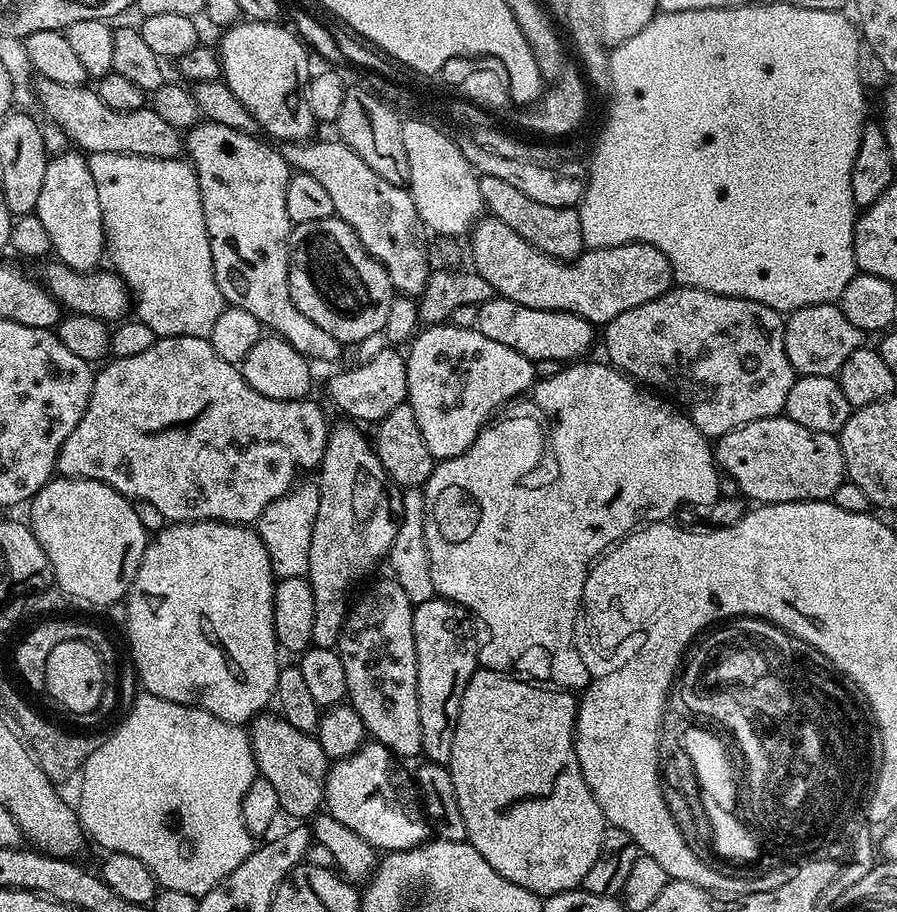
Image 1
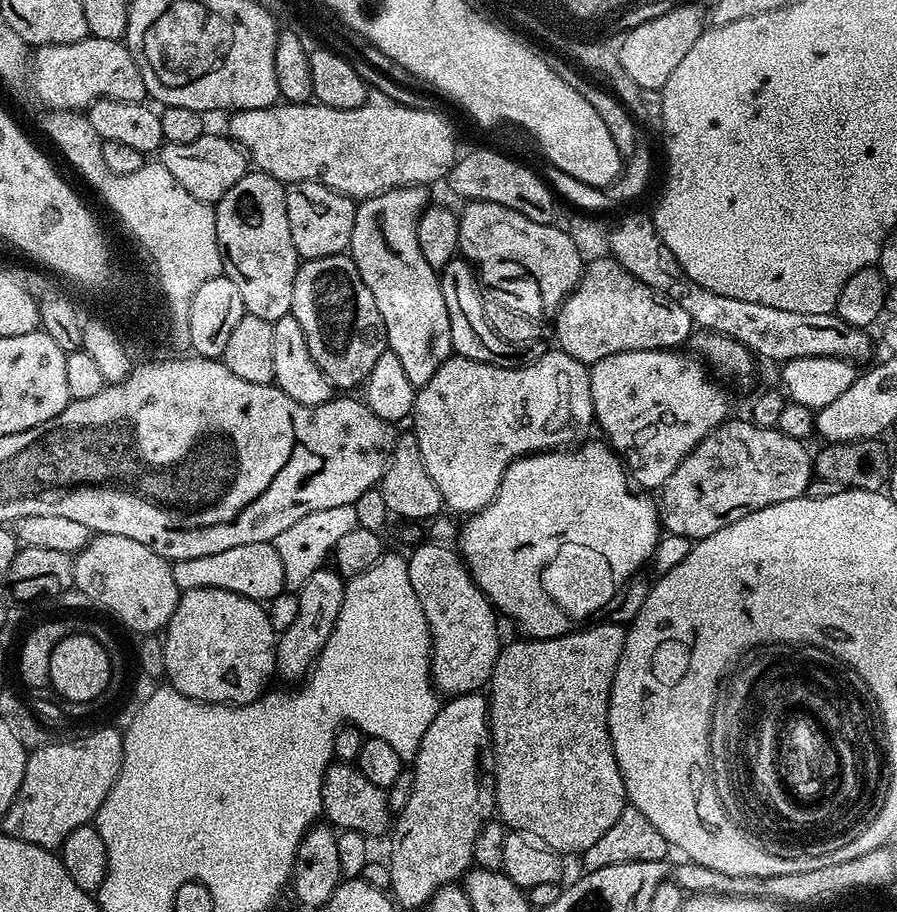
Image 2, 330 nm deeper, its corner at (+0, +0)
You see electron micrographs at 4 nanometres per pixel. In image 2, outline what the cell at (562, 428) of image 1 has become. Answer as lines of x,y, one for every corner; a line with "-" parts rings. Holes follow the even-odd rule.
581,443
579,446
569,446
563,450
549,450
547,452
533,452
530,456
519,456
512,465
506,470
506,474
500,483
498,494
483,508
480,512
473,512
467,517
465,524
461,523
458,528
458,551
467,567
468,574
471,576
476,587
488,597
489,604
497,613
512,616
512,620
519,622
524,612
526,601
533,600
534,594
537,593
538,573
542,566
553,558
557,553
560,544
565,541
573,541
576,544
585,544
590,548
594,548
601,554
608,556
615,567
617,567
620,575
630,580
633,576
641,571
640,568
644,563
646,565
653,559
653,552
656,544
662,537
662,525
660,523
660,514
658,511
657,501
652,501
650,497
643,491
637,490
630,483
629,473
626,471
621,459
612,451
607,443
600,444

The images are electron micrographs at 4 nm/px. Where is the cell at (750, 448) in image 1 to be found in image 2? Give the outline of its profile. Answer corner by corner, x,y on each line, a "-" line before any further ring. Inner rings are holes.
732,418
720,424
706,438
702,438
690,454
686,454
678,470
674,470
674,474
670,474
664,483
664,504
662,500
658,508
663,531
674,536
685,536
695,542
722,530
722,526
730,526
730,522
738,522
738,518
746,518
746,514
754,510
805,495
808,483
814,479
814,456
811,451
808,453
808,446
803,440
782,434
777,427
759,428
748,418

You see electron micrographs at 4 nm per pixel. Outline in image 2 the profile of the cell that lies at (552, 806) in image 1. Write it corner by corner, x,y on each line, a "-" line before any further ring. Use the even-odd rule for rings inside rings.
611,622
587,628
553,640
507,645
496,659
486,692
490,752
492,748
496,755
495,815
505,829
523,834
557,854
590,850
618,822
626,807
624,783
608,737
608,699
626,628

